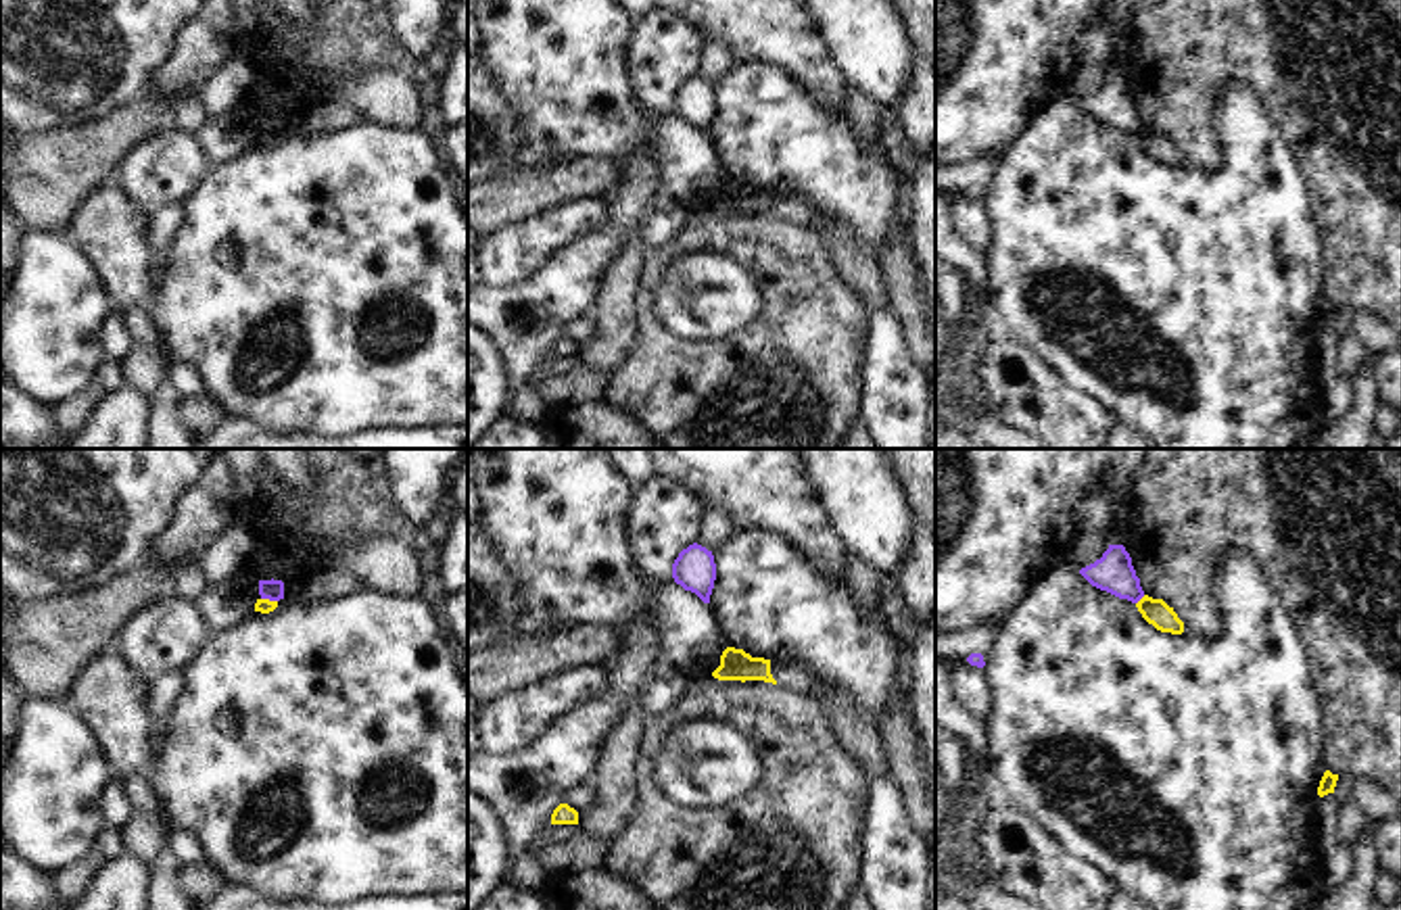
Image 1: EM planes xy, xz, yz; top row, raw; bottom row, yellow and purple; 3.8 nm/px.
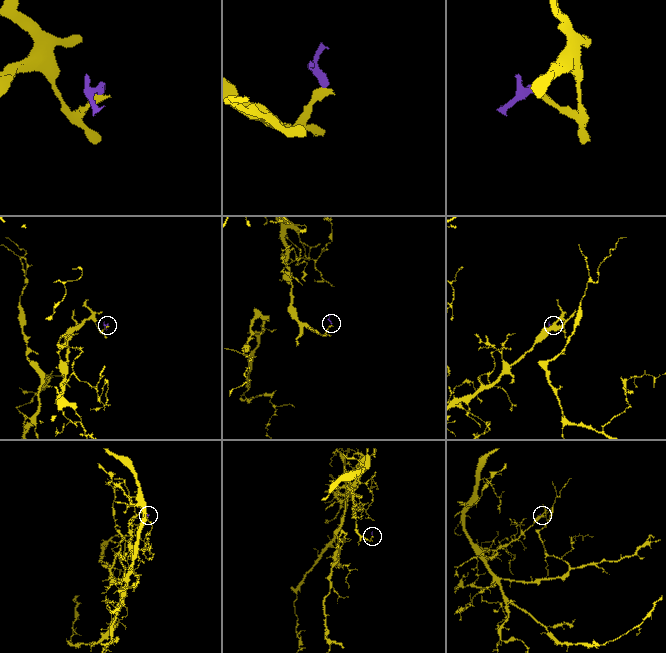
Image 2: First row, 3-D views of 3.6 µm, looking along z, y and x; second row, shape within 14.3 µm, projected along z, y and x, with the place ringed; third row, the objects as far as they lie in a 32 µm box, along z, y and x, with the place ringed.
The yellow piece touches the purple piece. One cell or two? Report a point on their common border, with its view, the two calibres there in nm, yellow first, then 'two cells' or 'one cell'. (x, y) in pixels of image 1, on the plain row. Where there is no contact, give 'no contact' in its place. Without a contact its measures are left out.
xy (268, 132) | 60/80 nm | two cells

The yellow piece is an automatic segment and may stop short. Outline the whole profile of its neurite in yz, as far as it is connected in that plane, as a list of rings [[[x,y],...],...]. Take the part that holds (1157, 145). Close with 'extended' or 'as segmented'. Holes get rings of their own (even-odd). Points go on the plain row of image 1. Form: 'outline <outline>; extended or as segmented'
outline [[[1144,127],[1136,136],[1138,144],[1142,150],[1153,157],[1161,165],[1171,165],[1171,167],[1182,167],[1184,165],[1184,154],[1178,150],[1173,140],[1169,140],[1163,131],[1153,131]]]; as segmented

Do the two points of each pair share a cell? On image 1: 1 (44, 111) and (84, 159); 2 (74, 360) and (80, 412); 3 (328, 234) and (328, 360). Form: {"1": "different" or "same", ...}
{"1": "different", "2": "different", "3": "same"}

